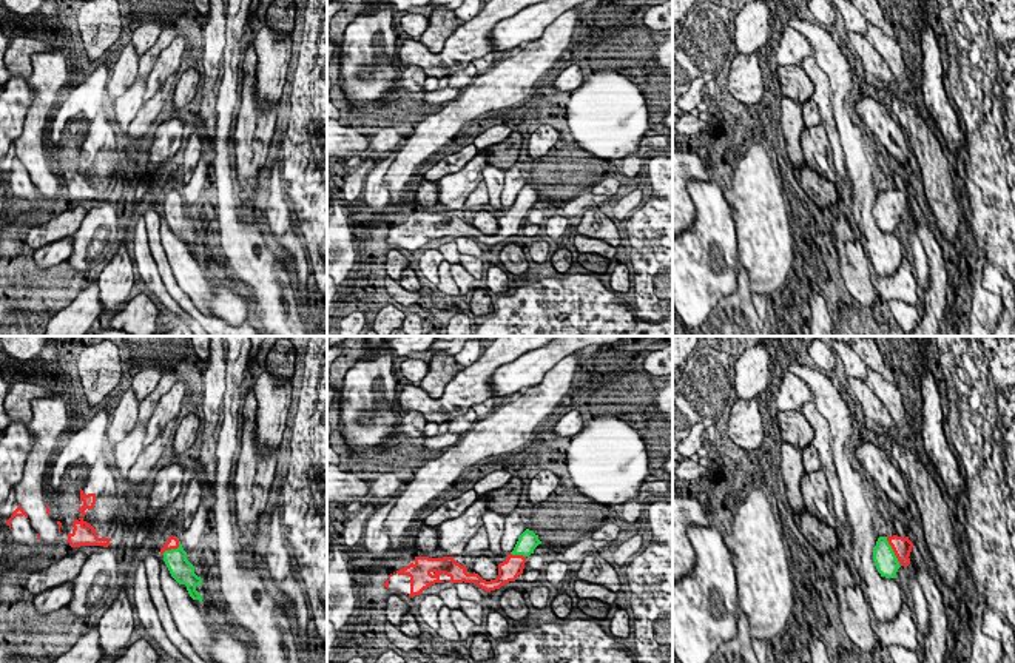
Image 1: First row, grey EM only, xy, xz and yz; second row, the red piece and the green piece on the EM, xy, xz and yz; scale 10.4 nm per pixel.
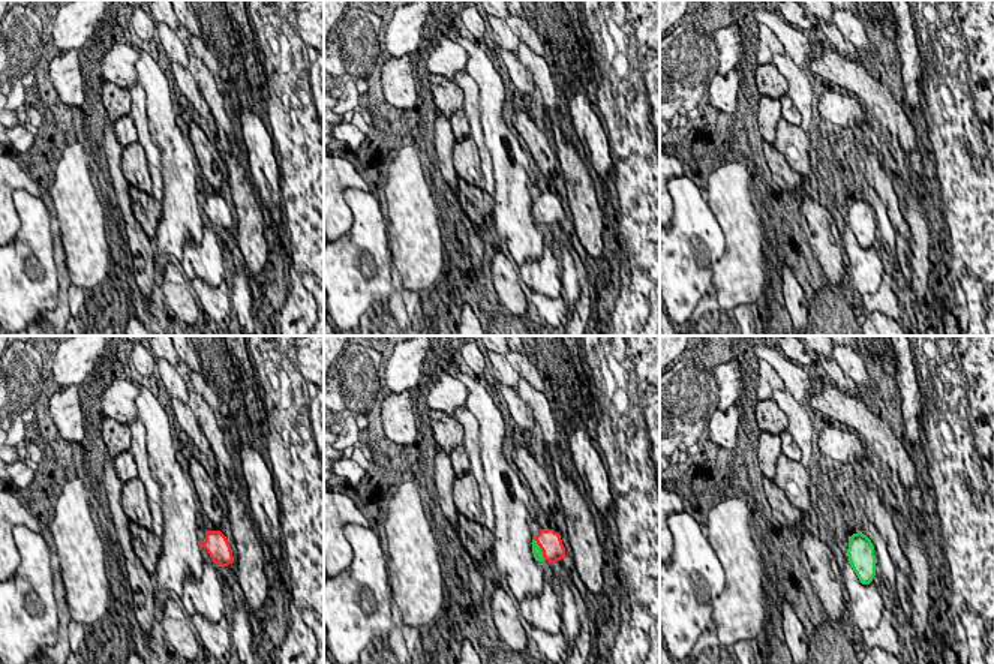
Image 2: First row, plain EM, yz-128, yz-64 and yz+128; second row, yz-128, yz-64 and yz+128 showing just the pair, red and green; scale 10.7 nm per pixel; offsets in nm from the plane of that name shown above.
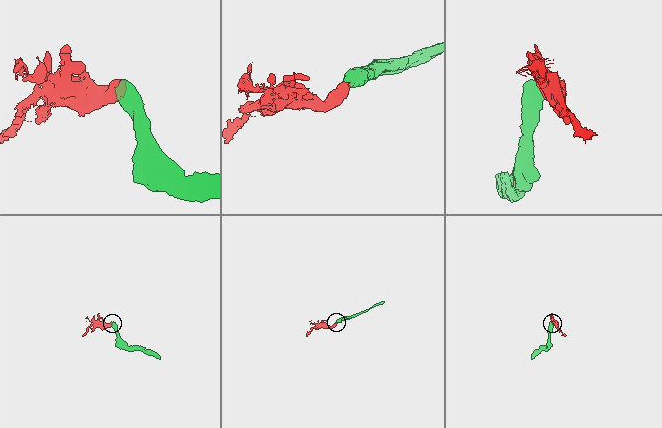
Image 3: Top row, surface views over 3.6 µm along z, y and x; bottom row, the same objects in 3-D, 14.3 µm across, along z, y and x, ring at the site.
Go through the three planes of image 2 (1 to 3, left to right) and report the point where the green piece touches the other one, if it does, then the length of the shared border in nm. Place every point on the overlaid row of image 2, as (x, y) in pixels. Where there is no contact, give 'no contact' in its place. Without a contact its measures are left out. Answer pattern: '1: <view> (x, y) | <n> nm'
1: no contact
2: yz-64 (540, 547) | 280 nm
3: no contact

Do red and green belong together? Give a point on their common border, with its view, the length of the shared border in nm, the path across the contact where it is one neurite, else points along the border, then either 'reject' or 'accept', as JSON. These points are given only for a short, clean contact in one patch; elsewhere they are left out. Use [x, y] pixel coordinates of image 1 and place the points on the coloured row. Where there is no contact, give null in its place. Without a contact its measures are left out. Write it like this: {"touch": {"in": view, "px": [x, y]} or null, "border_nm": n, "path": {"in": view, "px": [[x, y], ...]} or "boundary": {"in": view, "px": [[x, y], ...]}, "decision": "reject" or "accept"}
{"touch": {"in": "yz", "px": [893, 551]}, "border_nm": 340, "path": {"in": "yz", "px": [[901, 546], [893, 551], [886, 562]]}, "decision": "accept"}

